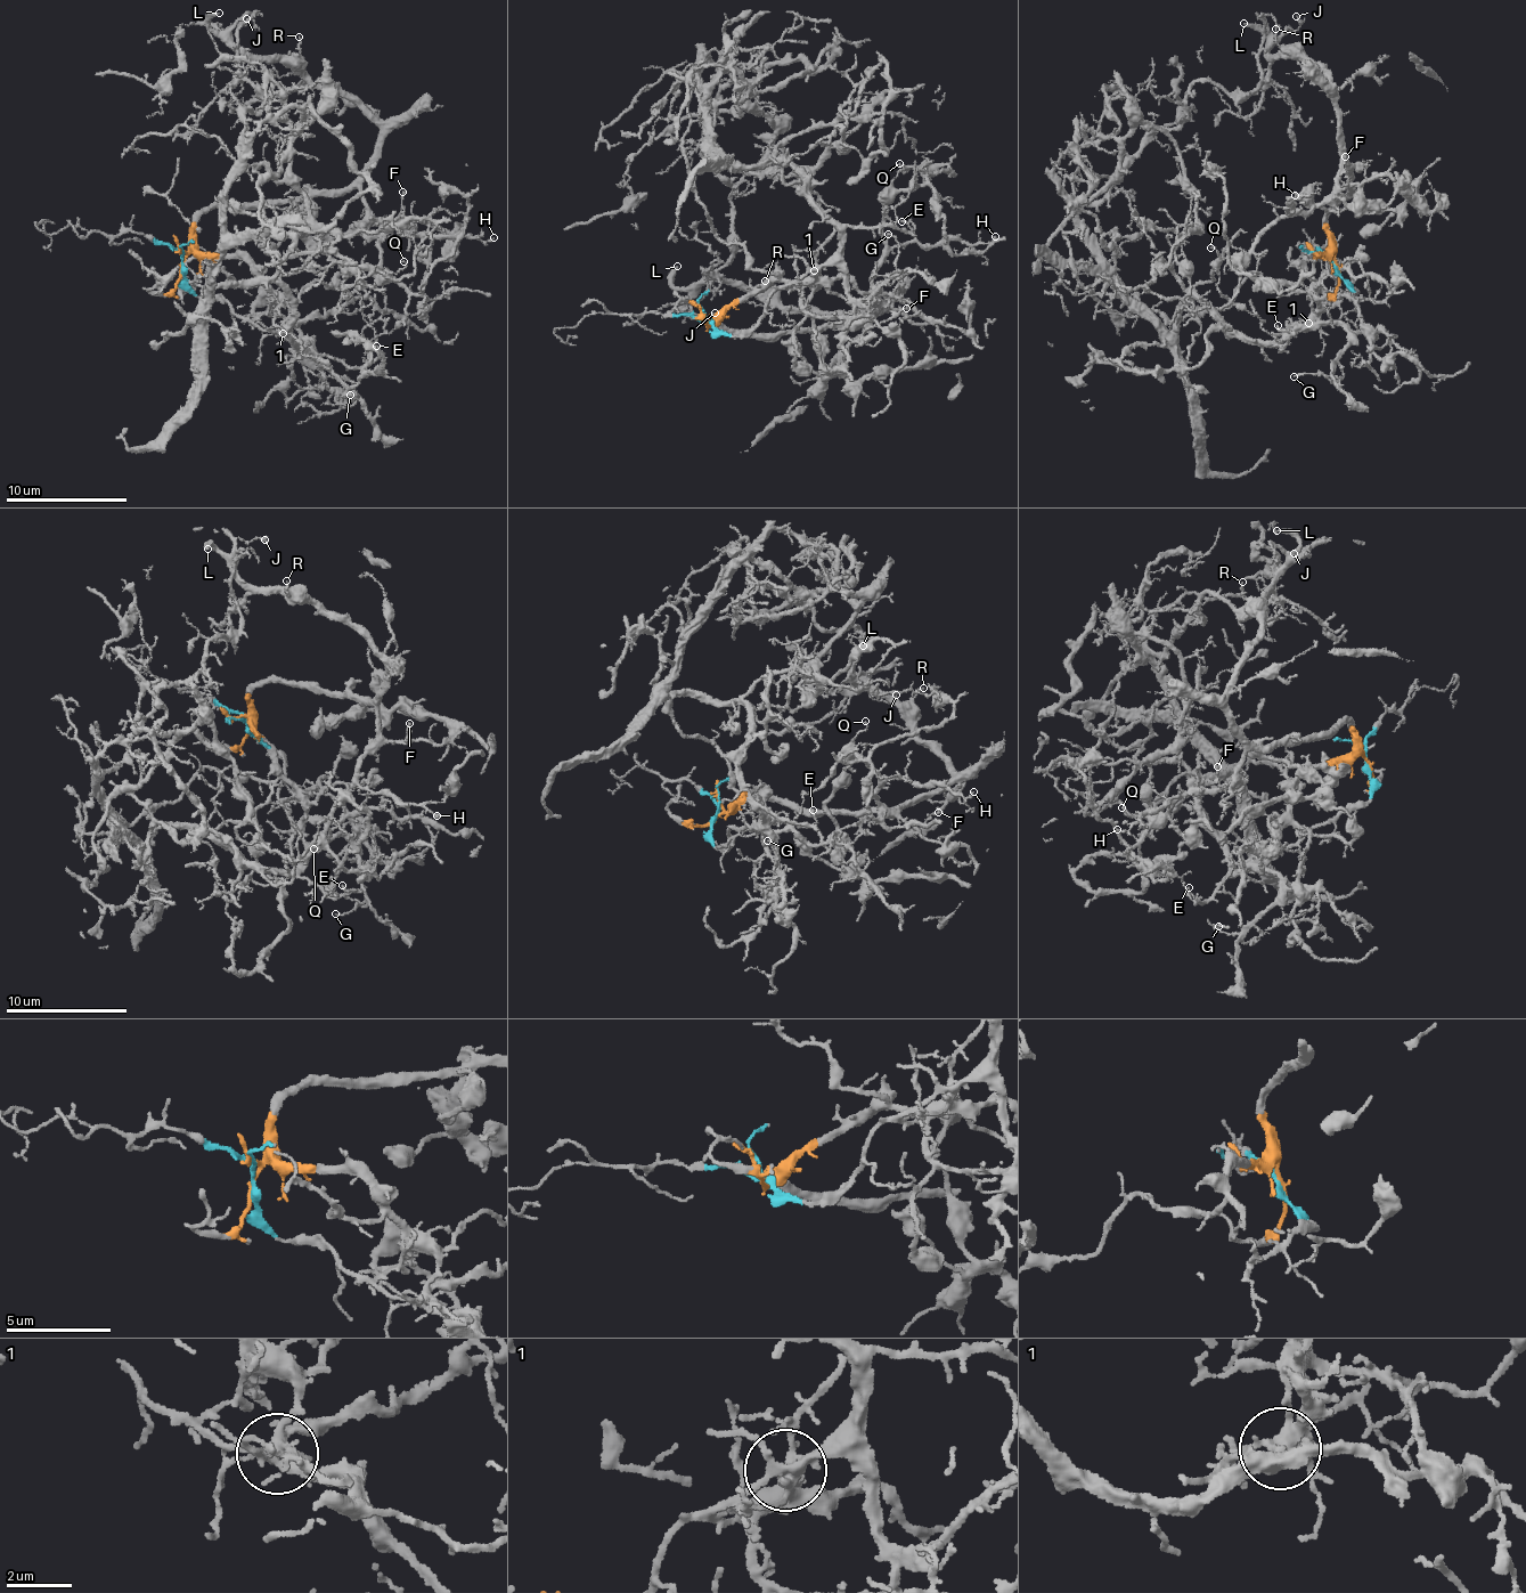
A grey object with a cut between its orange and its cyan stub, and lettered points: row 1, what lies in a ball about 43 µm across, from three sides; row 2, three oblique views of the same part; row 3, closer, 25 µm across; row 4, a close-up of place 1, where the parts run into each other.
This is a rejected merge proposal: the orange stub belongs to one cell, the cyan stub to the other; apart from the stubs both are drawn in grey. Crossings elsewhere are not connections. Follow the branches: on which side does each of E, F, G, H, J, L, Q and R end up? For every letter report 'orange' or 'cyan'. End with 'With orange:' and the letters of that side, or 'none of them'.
E: cyan
F: orange
G: cyan
H: orange
J: orange
L: orange
Q: orange
R: orange
With orange: F, H, J, L, Q, R

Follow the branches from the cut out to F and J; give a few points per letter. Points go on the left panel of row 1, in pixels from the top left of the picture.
F: (182, 261), (189, 230), (213, 208), (294, 203), (353, 187), (374, 213), (393, 218), (404, 191)
J: (182, 261), (189, 230), (213, 208), (337, 194), (381, 132), (340, 94), (245, 56), (217, 29), (246, 17)

